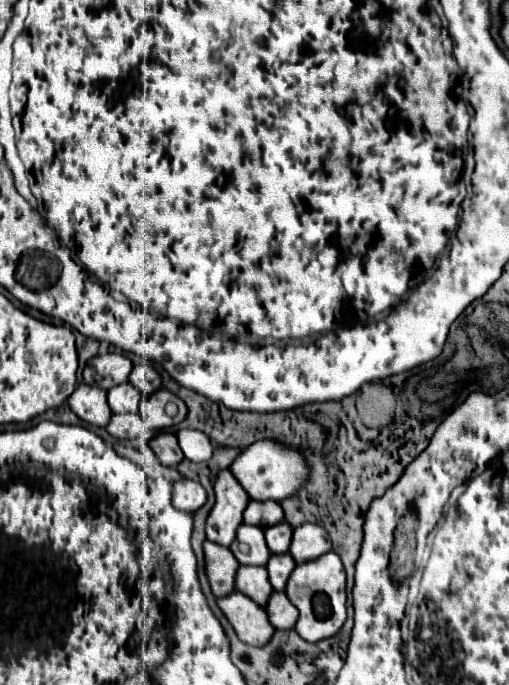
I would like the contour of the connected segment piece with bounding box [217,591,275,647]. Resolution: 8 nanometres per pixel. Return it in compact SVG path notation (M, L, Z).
M239 591L217 599L217 607L223 611L237 637L247 645L263 647L269 643L271 635L275 633L275 629L267 619L265 609L255 605Z

